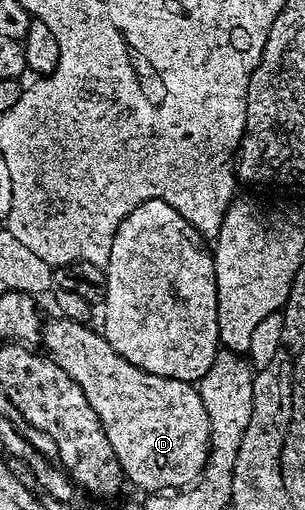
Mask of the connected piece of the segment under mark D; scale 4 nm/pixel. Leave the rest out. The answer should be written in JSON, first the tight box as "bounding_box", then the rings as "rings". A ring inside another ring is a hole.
{"bounding_box":[42,318,212,494],"rings":[[[55,318],[43,325],[42,342],[48,346],[47,355],[58,366],[62,366],[62,370],[66,370],[66,374],[70,374],[70,378],[74,378],[74,382],[78,382],[78,386],[82,386],[82,392],[86,394],[86,400],[94,406],[94,410],[98,414],[98,418],[102,422],[102,426],[106,430],[106,438],[110,438],[110,446],[114,446],[114,454],[120,463],[120,469],[124,472],[125,477],[129,481],[132,480],[140,488],[145,488],[145,493],[160,494],[165,490],[183,490],[196,483],[200,471],[204,469],[204,463],[208,461],[208,454],[212,439],[210,438],[210,418],[206,414],[206,406],[202,406],[202,398],[199,391],[187,380],[171,380],[165,376],[158,374],[150,374],[146,370],[142,370],[138,366],[134,366],[130,362],[126,362],[126,358],[122,358],[110,346],[110,342],[104,339],[99,331],[96,332],[92,326],[88,324],[79,324],[76,321],[70,321],[63,318]]]}

